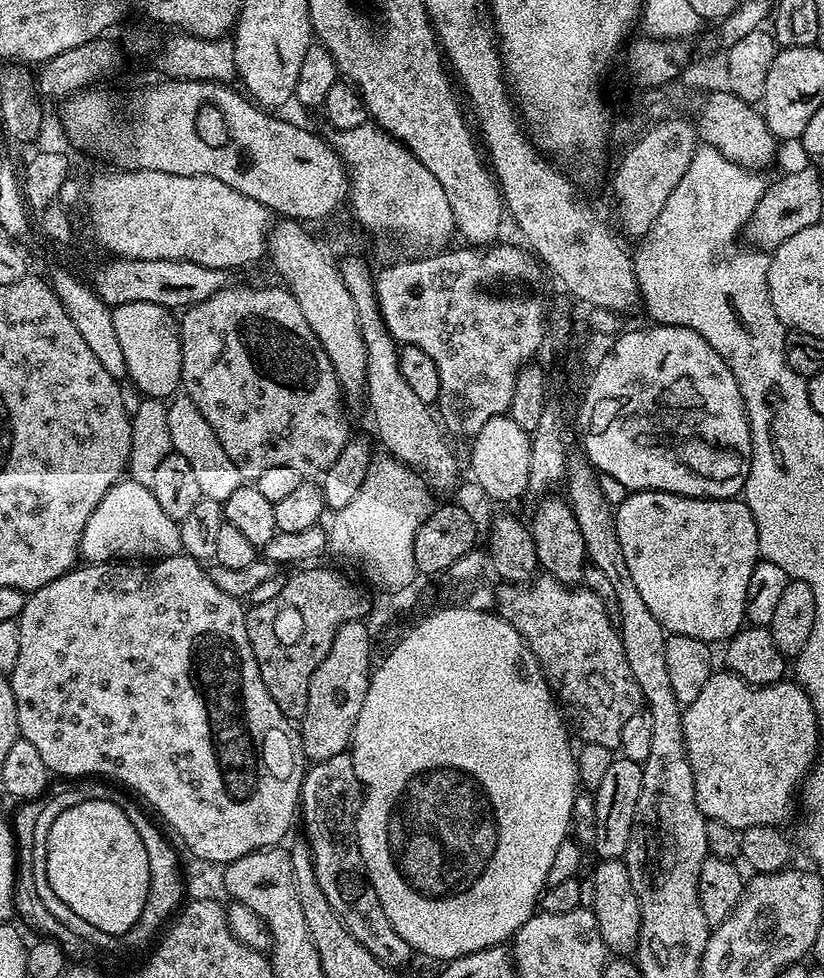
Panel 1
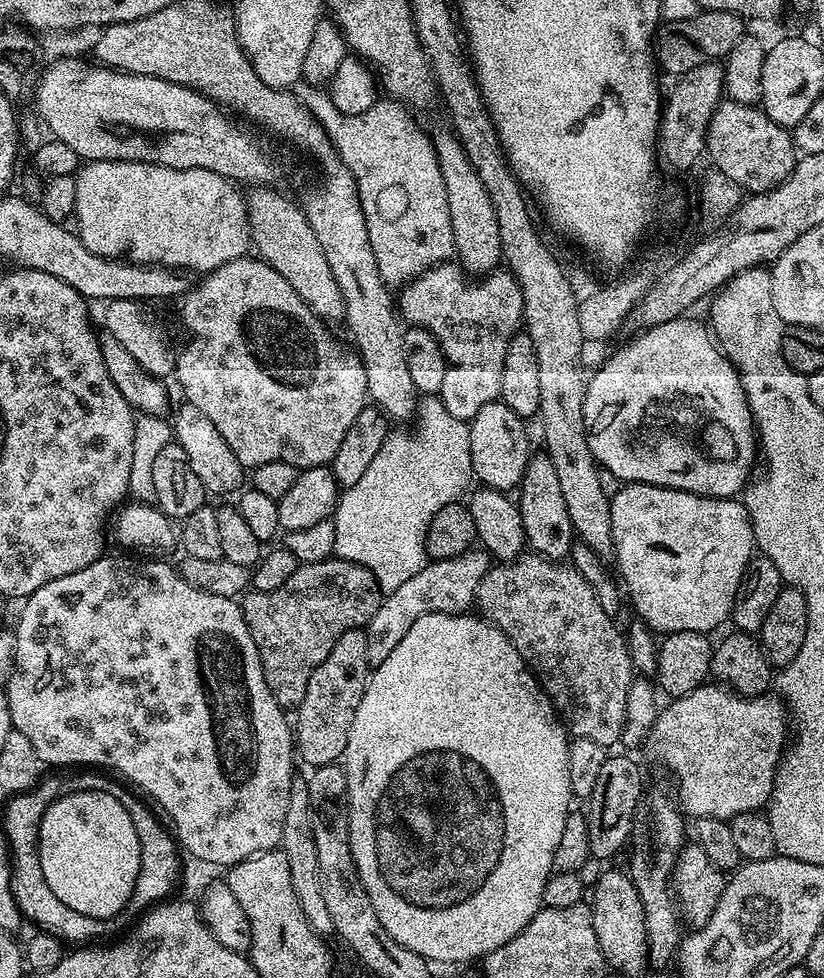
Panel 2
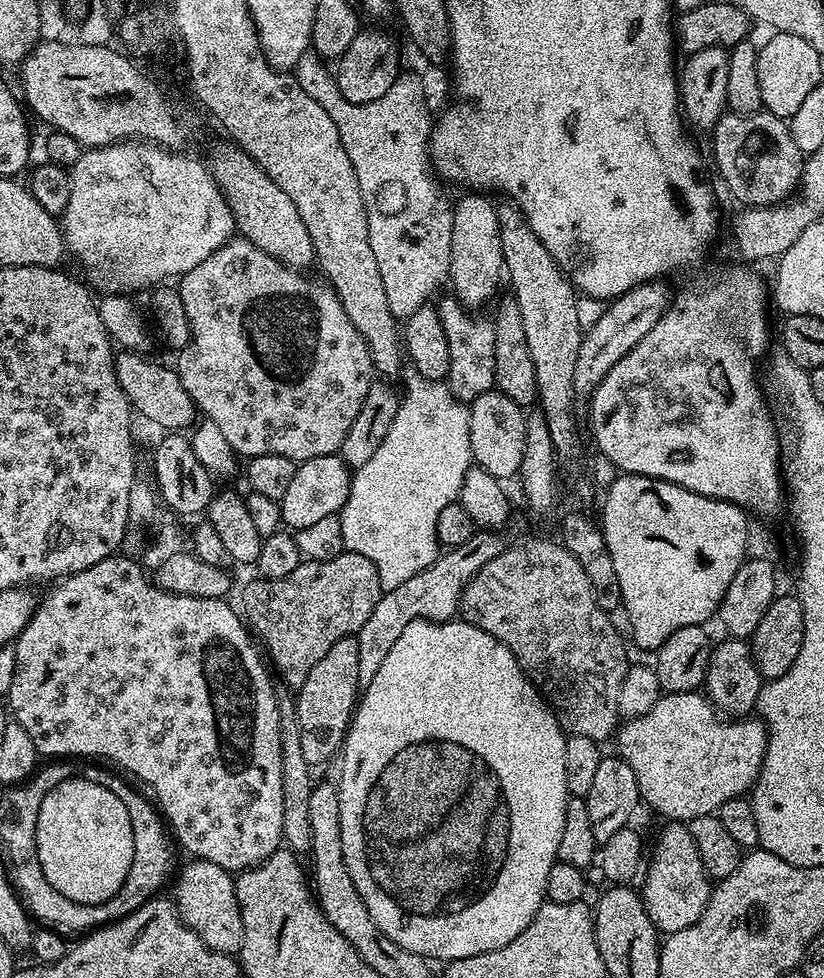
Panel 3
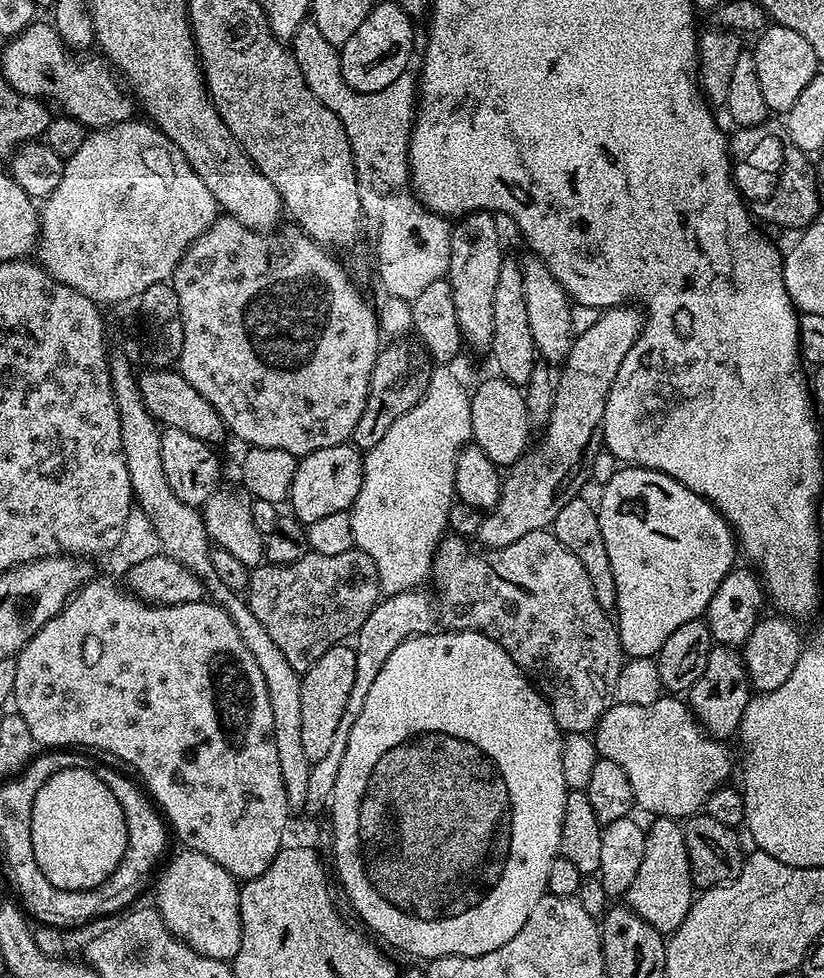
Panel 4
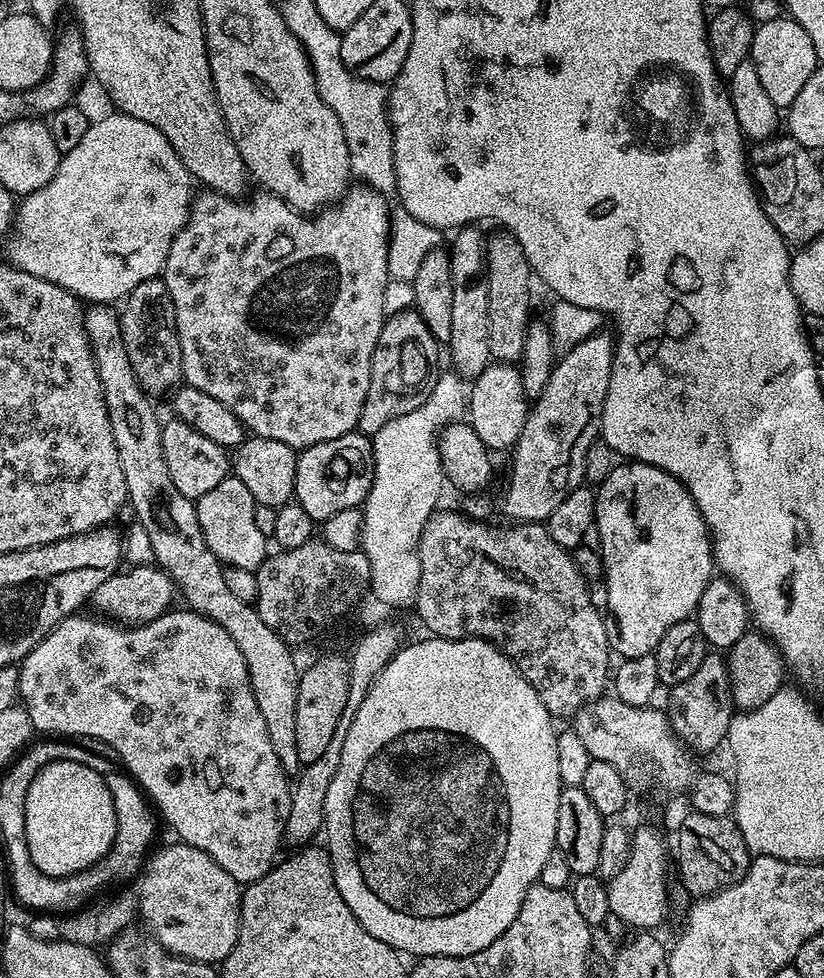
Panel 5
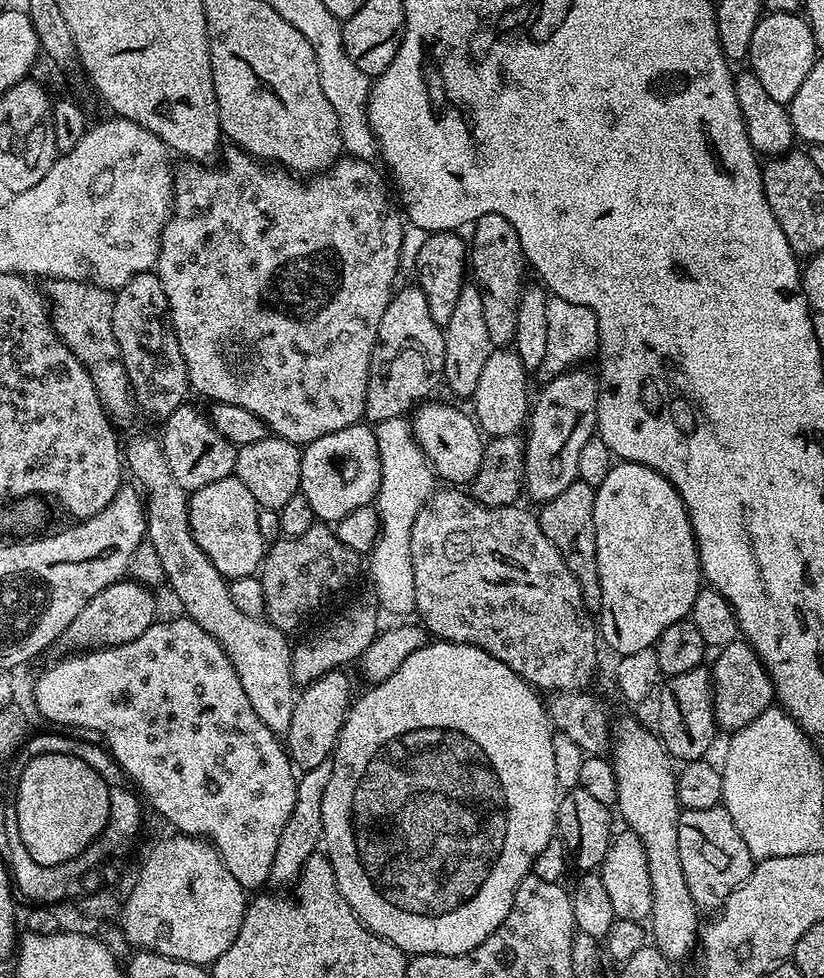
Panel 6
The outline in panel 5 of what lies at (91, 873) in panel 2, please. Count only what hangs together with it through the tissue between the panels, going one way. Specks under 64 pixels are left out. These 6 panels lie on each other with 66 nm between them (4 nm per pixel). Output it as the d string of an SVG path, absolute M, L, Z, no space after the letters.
M83 759L51 761L26 790L25 800L25 838L30 850L30 858L42 874L50 876L74 875L89 865L89 859L102 854L107 840L112 838L114 825L114 801L110 796L105 773L84 764Z

